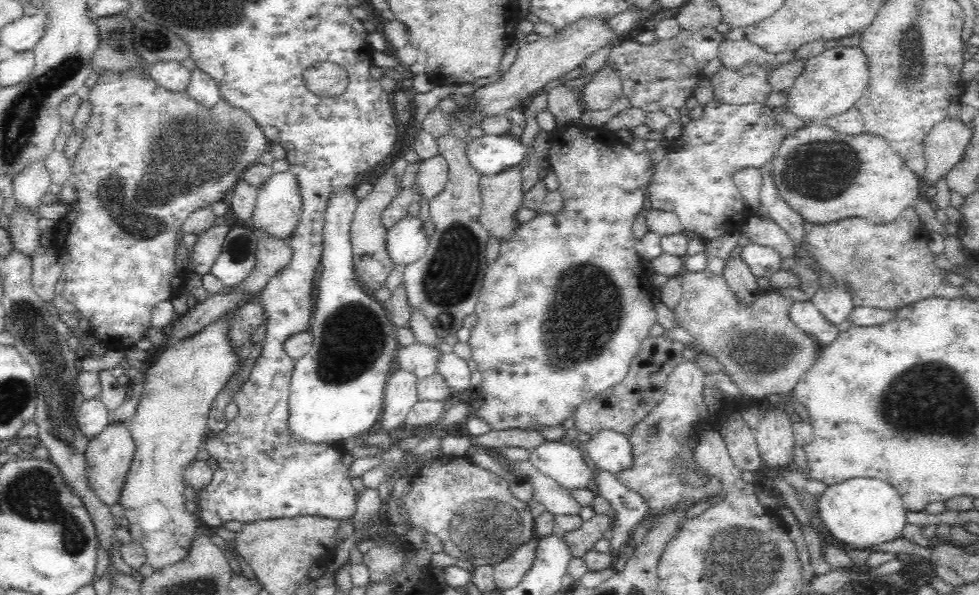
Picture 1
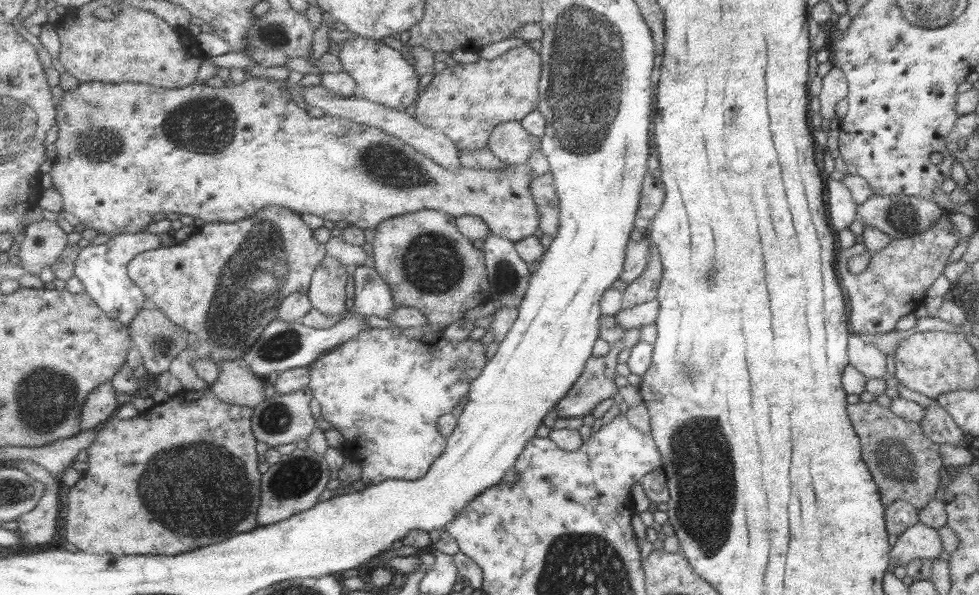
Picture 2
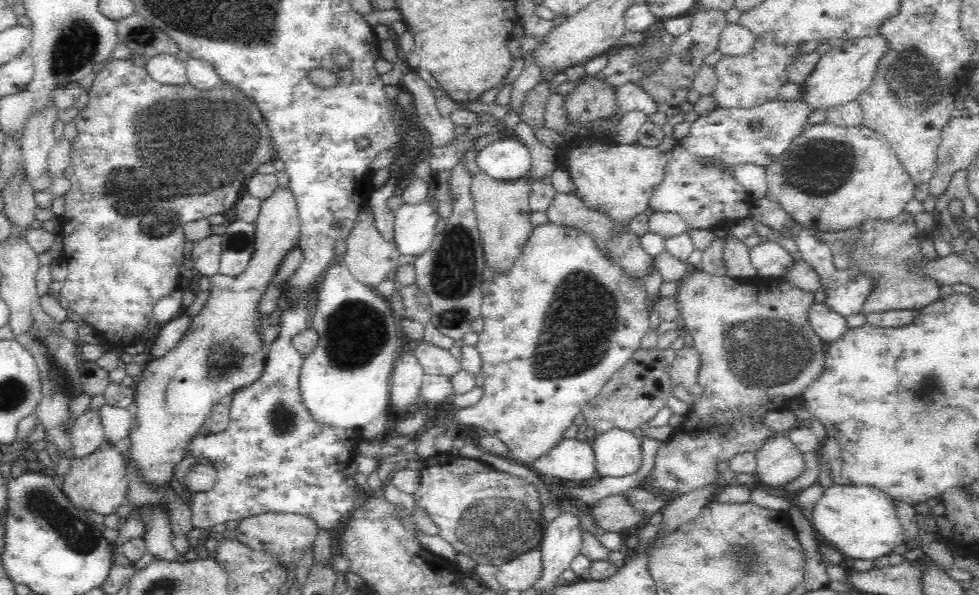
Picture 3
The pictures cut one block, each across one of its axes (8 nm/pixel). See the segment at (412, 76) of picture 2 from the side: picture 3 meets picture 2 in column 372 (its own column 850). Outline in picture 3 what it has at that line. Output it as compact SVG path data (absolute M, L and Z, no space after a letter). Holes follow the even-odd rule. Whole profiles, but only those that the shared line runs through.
M876 33L844 40L841 46L832 47L817 62L813 73L801 83L802 96L812 105L827 109L832 106L859 99L860 94L870 86L881 58L890 50L890 38Z

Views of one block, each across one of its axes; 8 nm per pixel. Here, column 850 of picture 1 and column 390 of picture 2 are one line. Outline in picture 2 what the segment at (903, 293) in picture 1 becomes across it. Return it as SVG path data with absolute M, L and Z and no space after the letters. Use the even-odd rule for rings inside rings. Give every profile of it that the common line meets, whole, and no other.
M428 208L385 220L377 226L373 260L374 265L391 286L395 303L400 307L419 308L430 323L449 327L462 320L470 310L493 299L493 284L484 249L476 248L474 241L460 231L458 217Z

